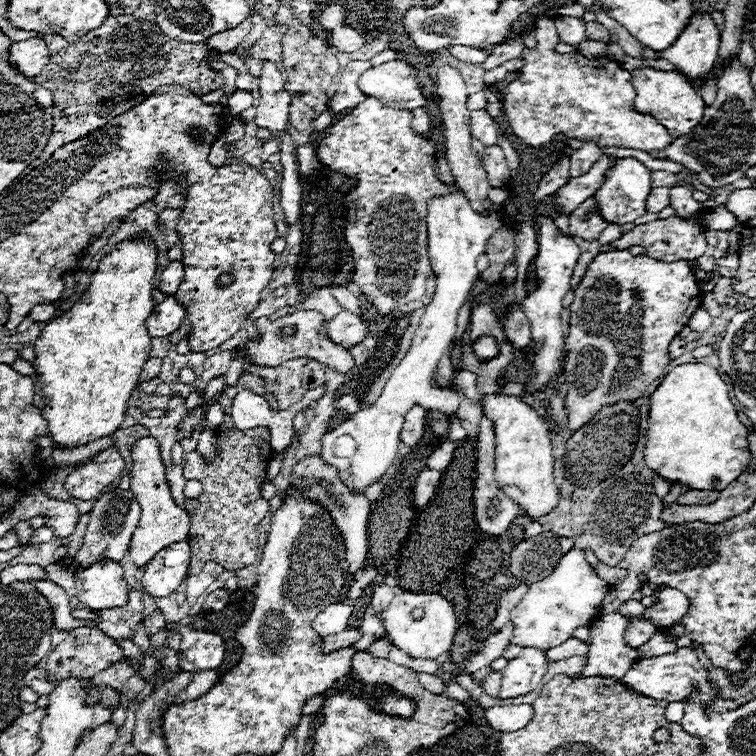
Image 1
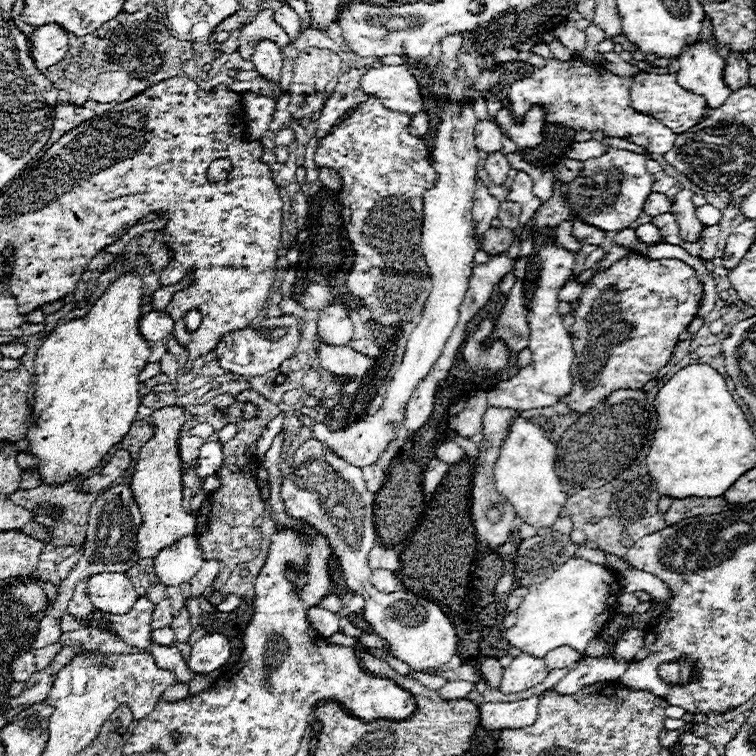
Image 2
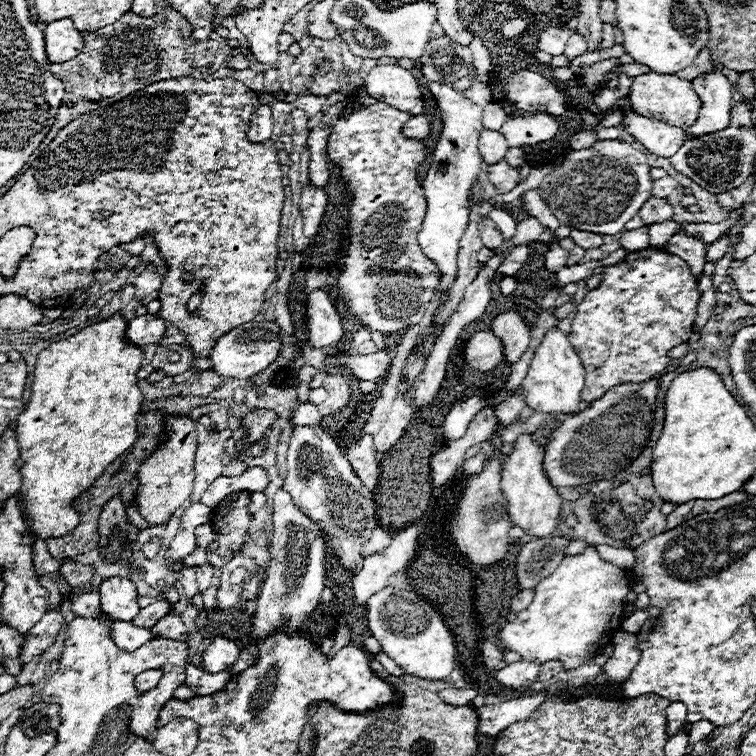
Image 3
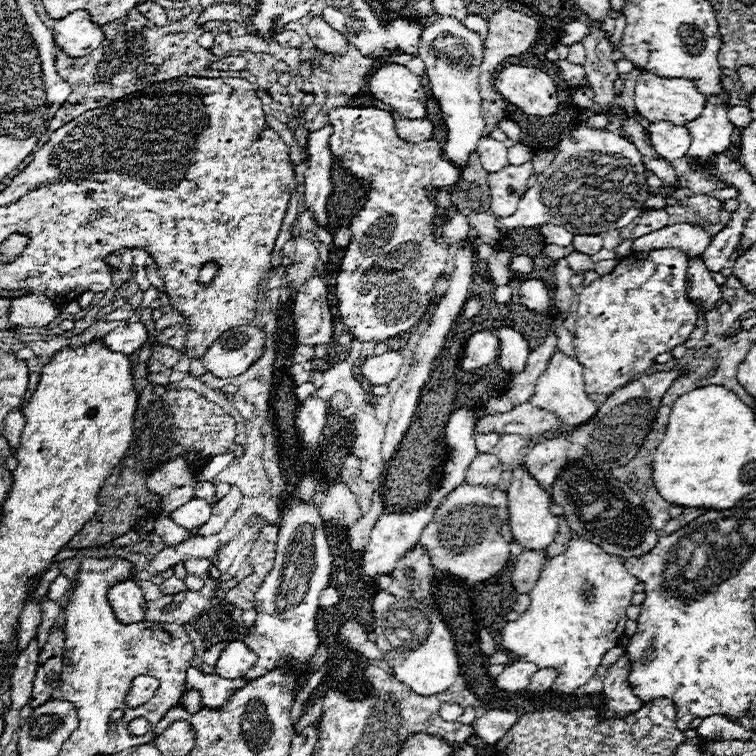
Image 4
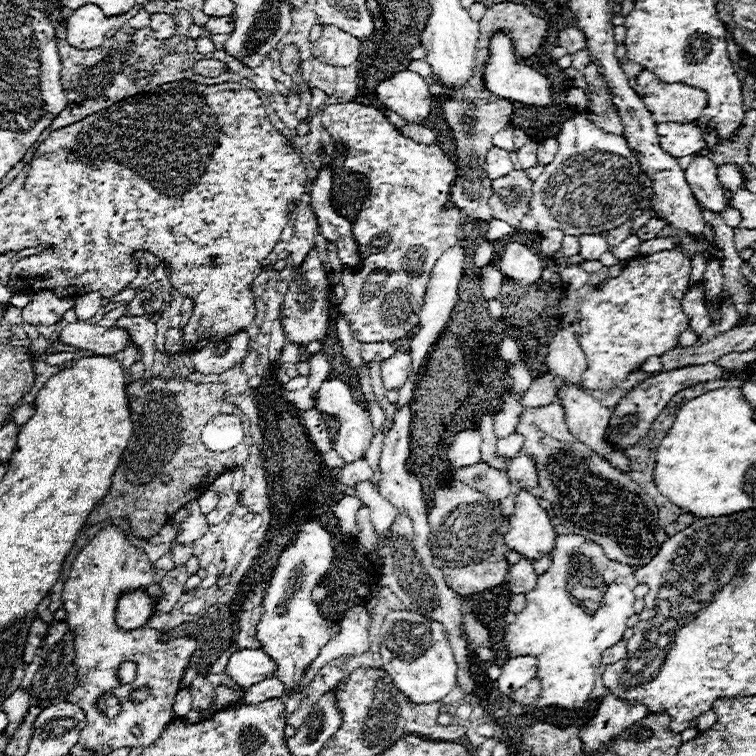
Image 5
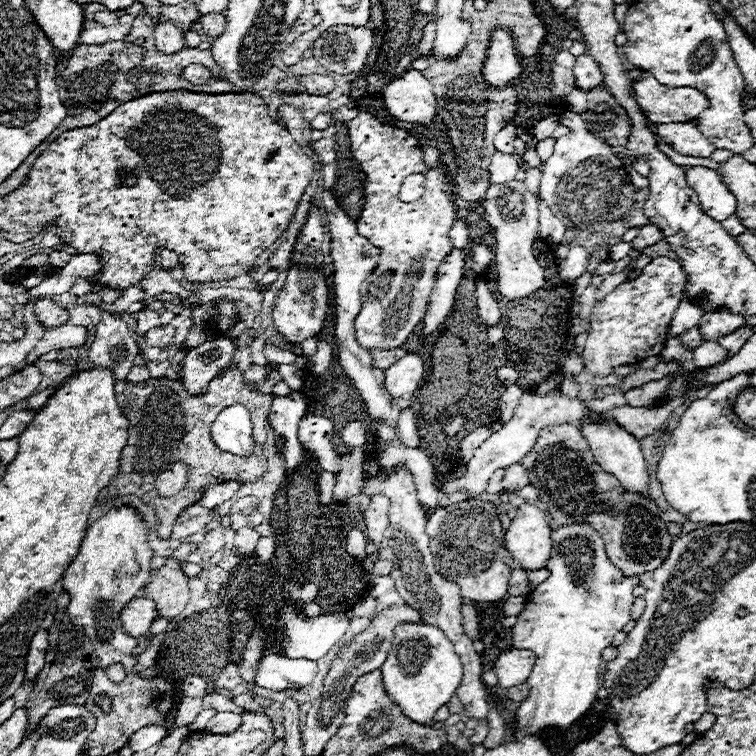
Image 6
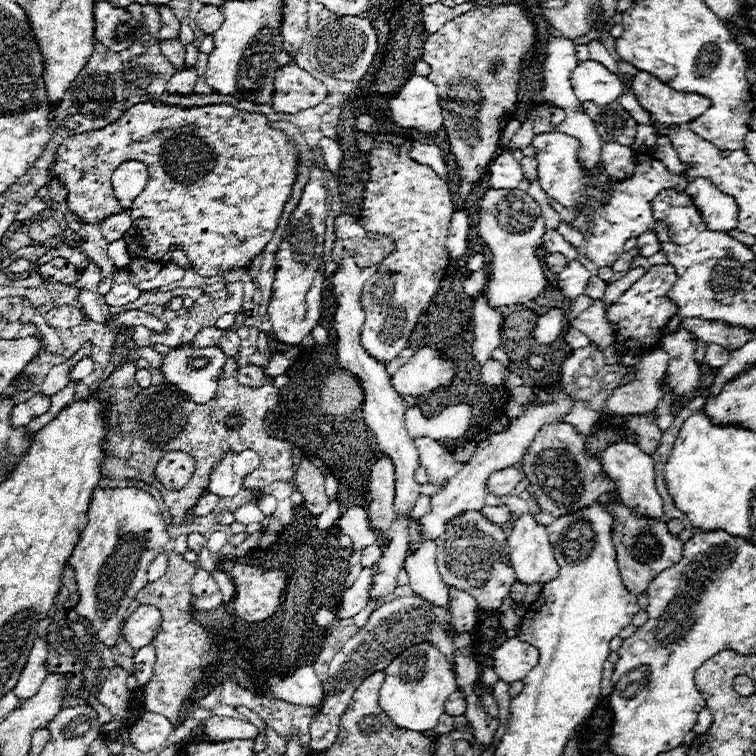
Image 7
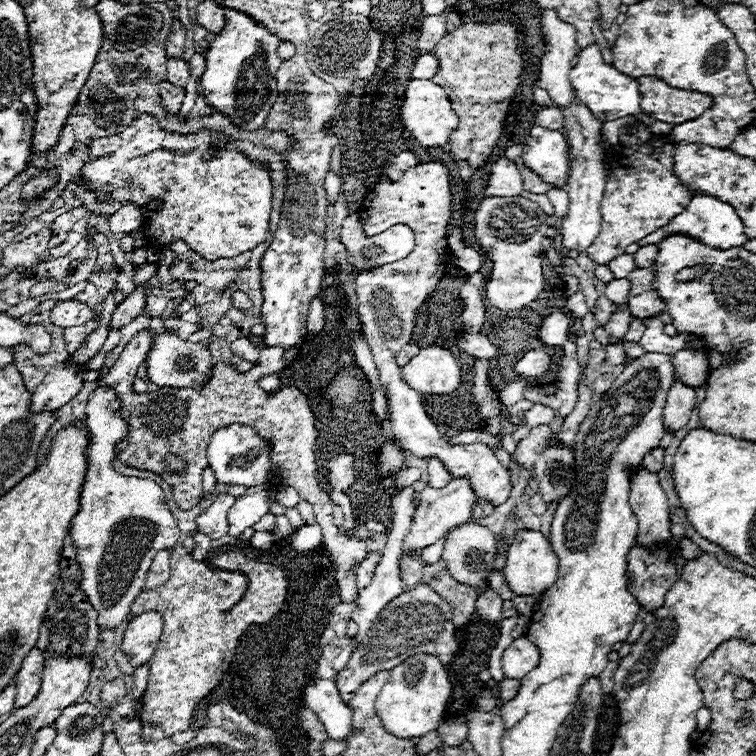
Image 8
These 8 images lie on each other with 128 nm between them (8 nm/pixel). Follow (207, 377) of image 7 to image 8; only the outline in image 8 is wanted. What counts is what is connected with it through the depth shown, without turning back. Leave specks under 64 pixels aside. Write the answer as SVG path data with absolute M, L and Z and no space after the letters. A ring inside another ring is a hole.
M168 330L162 332L160 338L154 340L148 352L148 380L156 386L172 386L172 388L194 388L202 390L212 374L212 354L202 344L192 344L180 340L176 334Z

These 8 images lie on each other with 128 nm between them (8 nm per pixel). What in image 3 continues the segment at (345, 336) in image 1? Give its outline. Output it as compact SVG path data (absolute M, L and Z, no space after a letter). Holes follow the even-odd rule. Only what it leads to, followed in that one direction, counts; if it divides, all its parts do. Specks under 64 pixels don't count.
M314 290L308 294L308 328L310 342L316 348L334 346L344 336L340 314L324 290Z

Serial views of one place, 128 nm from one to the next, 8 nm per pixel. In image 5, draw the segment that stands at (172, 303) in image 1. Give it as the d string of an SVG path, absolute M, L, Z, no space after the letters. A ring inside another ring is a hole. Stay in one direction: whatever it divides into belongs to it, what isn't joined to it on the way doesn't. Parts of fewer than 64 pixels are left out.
M84 321L67 324L60 333L62 344L106 356L122 352L130 340L132 338L126 328L102 328Z

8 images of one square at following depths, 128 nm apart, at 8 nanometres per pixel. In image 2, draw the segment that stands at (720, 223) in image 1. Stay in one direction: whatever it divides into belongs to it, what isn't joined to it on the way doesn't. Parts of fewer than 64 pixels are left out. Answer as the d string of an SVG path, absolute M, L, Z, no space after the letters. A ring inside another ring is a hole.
M704 204L704 206L698 206L696 208L696 214L700 218L700 222L704 222L704 226L714 226L720 222L722 218L722 212L710 204Z

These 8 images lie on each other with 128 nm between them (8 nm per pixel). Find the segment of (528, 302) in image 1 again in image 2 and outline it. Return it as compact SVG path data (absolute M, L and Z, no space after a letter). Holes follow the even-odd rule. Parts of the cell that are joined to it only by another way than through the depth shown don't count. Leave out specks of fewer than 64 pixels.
M554 242L540 246L538 250L538 274L540 280L536 284L534 298L528 304L528 322L530 322L530 344L528 348L534 354L530 366L522 368L514 378L500 382L494 390L488 392L488 404L498 408L514 408L514 410L532 410L546 408L556 404L562 396L566 396L572 388L570 366L574 360L574 348L570 342L570 334L562 324L562 314L558 312L558 294L566 286L568 278L574 272L576 254L556 246Z

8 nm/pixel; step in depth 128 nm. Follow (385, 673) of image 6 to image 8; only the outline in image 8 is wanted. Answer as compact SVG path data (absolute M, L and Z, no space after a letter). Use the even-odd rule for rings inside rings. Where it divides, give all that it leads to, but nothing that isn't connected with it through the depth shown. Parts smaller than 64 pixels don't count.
M414 654L390 670L390 678L378 694L376 712L392 736L418 738L430 730L436 730L444 722L450 696L452 682L446 674L444 664L432 654Z

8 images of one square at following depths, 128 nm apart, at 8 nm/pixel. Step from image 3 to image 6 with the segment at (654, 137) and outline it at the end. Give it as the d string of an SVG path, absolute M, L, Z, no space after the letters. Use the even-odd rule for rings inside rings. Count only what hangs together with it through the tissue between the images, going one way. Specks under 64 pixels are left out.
M694 122L684 124L664 124L658 126L656 134L666 142L672 150L676 150L682 156L694 156L694 158L708 158L716 148L708 142L704 134L698 132Z

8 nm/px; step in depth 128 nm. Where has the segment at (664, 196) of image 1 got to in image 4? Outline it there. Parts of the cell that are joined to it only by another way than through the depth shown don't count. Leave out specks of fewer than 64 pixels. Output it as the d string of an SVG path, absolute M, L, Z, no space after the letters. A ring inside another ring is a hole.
M644 208L642 214L640 214L640 222L632 232L632 238L640 238L644 234L650 234L654 230L660 230L660 228L668 226L668 218L670 218L670 214L666 212L666 208L658 208L658 210Z

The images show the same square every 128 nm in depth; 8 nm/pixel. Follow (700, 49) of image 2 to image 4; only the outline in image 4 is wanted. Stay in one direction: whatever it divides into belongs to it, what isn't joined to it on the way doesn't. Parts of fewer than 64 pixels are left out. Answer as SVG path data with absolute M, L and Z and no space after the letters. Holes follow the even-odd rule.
M706 96L704 114L694 122L688 122L686 128L692 136L692 144L686 156L694 156L706 162L708 156L720 154L720 150L730 144L730 134L734 130L734 124L726 116L724 96Z

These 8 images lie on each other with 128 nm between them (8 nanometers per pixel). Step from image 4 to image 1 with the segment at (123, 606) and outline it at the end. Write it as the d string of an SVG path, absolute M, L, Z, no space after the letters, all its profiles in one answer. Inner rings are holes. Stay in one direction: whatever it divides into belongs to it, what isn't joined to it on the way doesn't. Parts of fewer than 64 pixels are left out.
M62 558L58 566L74 572L76 596L92 610L108 610L128 602L128 586L122 576L122 566L114 560L98 560L90 568L74 568L74 560Z

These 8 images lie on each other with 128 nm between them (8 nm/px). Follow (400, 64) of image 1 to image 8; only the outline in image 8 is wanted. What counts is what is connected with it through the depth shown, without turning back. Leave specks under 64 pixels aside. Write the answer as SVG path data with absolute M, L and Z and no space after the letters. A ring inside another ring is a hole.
M410 80L406 86L406 96L400 108L400 120L402 124L412 132L412 136L422 144L422 146L444 146L448 144L450 132L458 126L458 118L454 110L450 108L450 100L446 92L434 84L432 80Z

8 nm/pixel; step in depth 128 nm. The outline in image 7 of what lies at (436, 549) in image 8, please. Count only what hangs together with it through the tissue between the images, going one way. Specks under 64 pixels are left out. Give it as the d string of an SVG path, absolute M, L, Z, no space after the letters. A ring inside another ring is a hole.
M422 538L422 546L414 554L406 556L404 562L404 570L408 572L408 584L422 600L432 602L434 606L450 608L450 592L436 570L434 554L436 542Z

